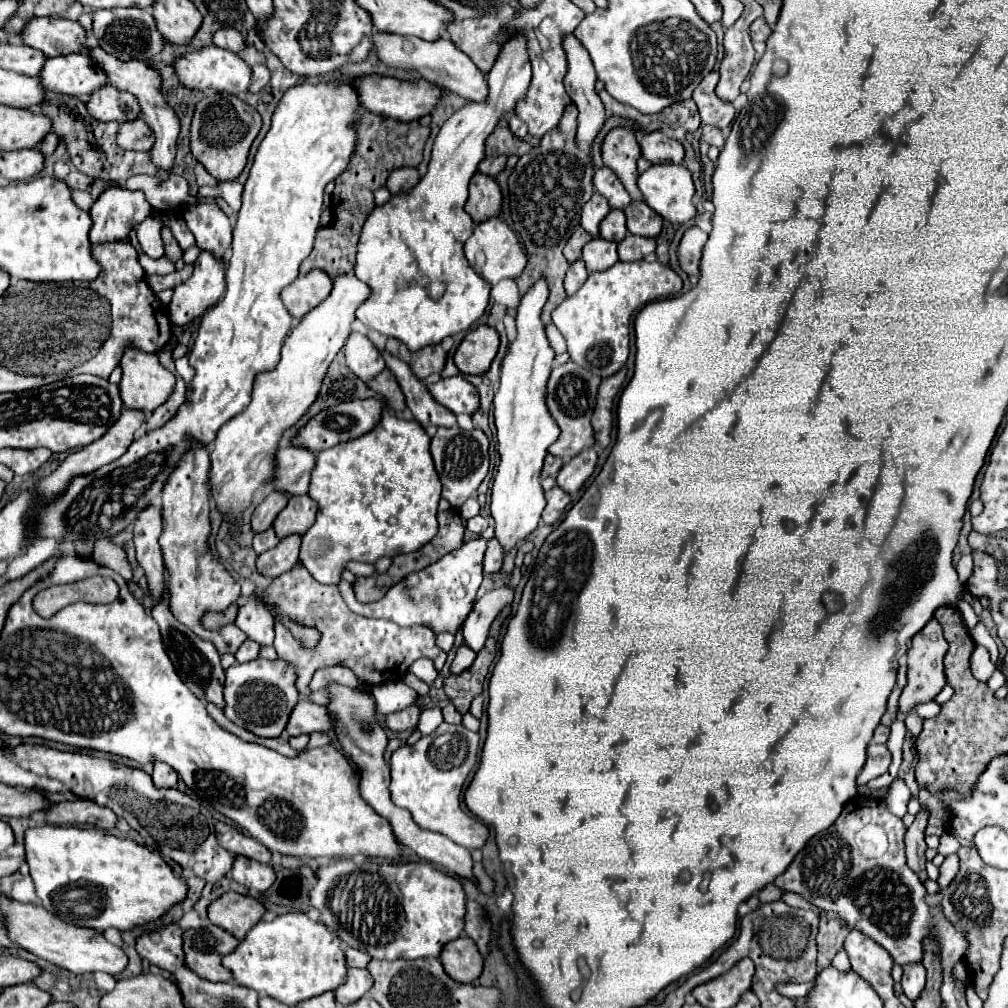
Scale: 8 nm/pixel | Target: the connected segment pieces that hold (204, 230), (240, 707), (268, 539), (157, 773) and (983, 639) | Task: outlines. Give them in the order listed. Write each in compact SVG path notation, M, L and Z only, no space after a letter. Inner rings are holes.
M200 203L190 207L182 217L200 249L210 251L216 259L226 259L232 243L232 225L216 203Z
M262 657L248 663L234 663L230 669L226 669L224 699L224 715L232 723L252 731L258 737L280 737L288 725L292 707L296 707L300 699L296 691L296 669L280 659L268 661Z
M272 529L254 535L254 551L256 551L258 555L264 553L264 551L268 551L268 549L272 549L272 547L276 547L276 545L278 545L278 537L274 535Z
M156 763L152 771L152 781L156 787L176 787L178 777L176 771L168 767L168 763Z
M978 623L978 625L974 627L972 639L974 639L978 645L984 645L984 647L990 651L992 663L998 663L998 645L996 645L996 641L992 639L992 635L988 633L988 629L984 627L984 623Z

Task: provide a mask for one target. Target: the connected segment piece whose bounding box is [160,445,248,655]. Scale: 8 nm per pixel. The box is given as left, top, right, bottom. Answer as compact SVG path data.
M204 445L192 447L182 463L170 473L164 493L162 493L162 519L164 531L160 535L160 547L164 555L164 567L168 573L168 591L170 591L170 611L172 615L192 629L200 639L216 645L220 655L236 653L238 647L248 639L234 623L228 623L216 631L206 629L202 625L202 617L208 611L226 611L240 597L240 585L232 579L232 575L212 557L208 551L206 539L210 535L210 457Z

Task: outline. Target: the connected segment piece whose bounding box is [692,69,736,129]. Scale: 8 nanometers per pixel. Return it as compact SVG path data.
M714 69L710 75L702 79L702 83L694 89L692 99L698 105L698 113L702 119L702 125L714 125L718 129L726 129L734 121L734 105L728 101L720 101L716 95L716 83L718 83L718 71Z

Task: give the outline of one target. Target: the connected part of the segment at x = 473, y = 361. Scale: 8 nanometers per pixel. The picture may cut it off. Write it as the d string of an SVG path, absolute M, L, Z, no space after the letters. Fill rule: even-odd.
M480 325L470 331L456 349L454 363L464 375L484 375L500 347L500 335L494 327Z

